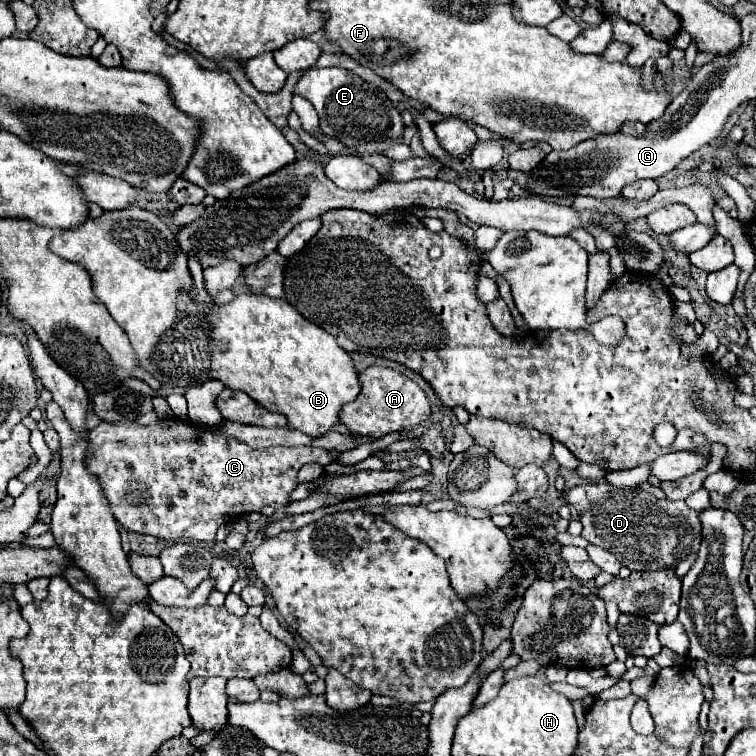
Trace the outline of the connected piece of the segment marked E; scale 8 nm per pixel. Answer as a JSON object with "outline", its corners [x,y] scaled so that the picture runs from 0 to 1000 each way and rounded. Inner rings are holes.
{"outline":[[[409,90],[398,98],[388,124],[409,132],[422,151],[425,172],[433,180],[451,185],[459,196],[475,196],[491,185],[528,183],[533,177],[536,167],[530,161],[530,151],[509,122],[456,90]]]}

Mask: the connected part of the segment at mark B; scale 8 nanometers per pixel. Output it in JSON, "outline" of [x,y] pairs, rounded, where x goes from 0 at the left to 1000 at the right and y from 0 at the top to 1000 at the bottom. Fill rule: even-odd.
{"outline":[[[168,272],[168,275],[160,275],[160,278],[142,278],[136,280],[136,286],[126,288],[126,291],[115,291],[110,296],[104,296],[102,302],[91,302],[86,304],[81,312],[73,312],[67,320],[65,320],[65,331],[73,333],[75,339],[91,344],[91,347],[102,347],[107,349],[107,354],[112,354],[120,365],[120,373],[123,373],[123,386],[126,392],[142,405],[144,415],[152,421],[152,426],[165,437],[165,442],[171,444],[173,450],[173,458],[179,463],[179,471],[181,471],[181,479],[189,489],[194,489],[200,497],[205,497],[216,511],[237,511],[237,513],[253,513],[253,511],[261,511],[271,503],[279,503],[279,500],[287,500],[292,503],[300,513],[308,513],[308,516],[321,516],[327,519],[340,534],[345,534],[348,540],[358,542],[358,545],[369,545],[369,548],[377,548],[382,561],[380,566],[385,569],[396,569],[406,577],[414,577],[414,579],[422,579],[427,577],[430,571],[435,571],[443,561],[448,561],[448,545],[454,540],[454,534],[470,529],[478,519],[478,508],[475,508],[475,495],[470,492],[470,481],[464,476],[464,471],[446,458],[443,447],[438,442],[433,442],[430,437],[425,437],[422,431],[417,431],[414,426],[403,423],[385,402],[380,402],[374,394],[369,397],[361,397],[361,394],[353,394],[348,389],[319,389],[313,392],[306,402],[298,402],[298,405],[284,405],[282,410],[274,407],[274,405],[266,405],[261,402],[255,394],[253,394],[253,362],[250,362],[250,354],[247,354],[247,341],[245,336],[237,331],[237,323],[231,317],[231,310],[218,299],[218,294],[202,283],[202,280],[194,280],[194,278],[187,278],[181,272]]]}

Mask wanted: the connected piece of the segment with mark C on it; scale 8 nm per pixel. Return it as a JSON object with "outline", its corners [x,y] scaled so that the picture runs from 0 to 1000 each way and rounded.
{"outline":[[[224,553],[224,556],[208,556],[200,563],[184,563],[184,561],[144,561],[144,558],[134,558],[131,563],[118,569],[118,606],[112,608],[115,622],[131,632],[131,640],[139,651],[142,664],[147,667],[149,683],[152,688],[173,704],[181,706],[197,706],[205,712],[218,712],[218,714],[229,714],[234,717],[237,712],[250,712],[250,714],[284,714],[284,704],[292,693],[303,690],[303,688],[313,688],[321,677],[340,677],[351,669],[361,669],[364,675],[374,672],[382,667],[382,653],[390,648],[393,638],[393,624],[398,622],[398,616],[403,616],[406,611],[422,611],[422,614],[435,614],[438,603],[433,595],[427,593],[414,593],[414,590],[358,590],[353,595],[332,595],[327,587],[316,585],[316,582],[303,582],[298,577],[290,577],[282,569],[271,569],[263,563],[255,563],[253,558],[237,556],[237,553]]]}

